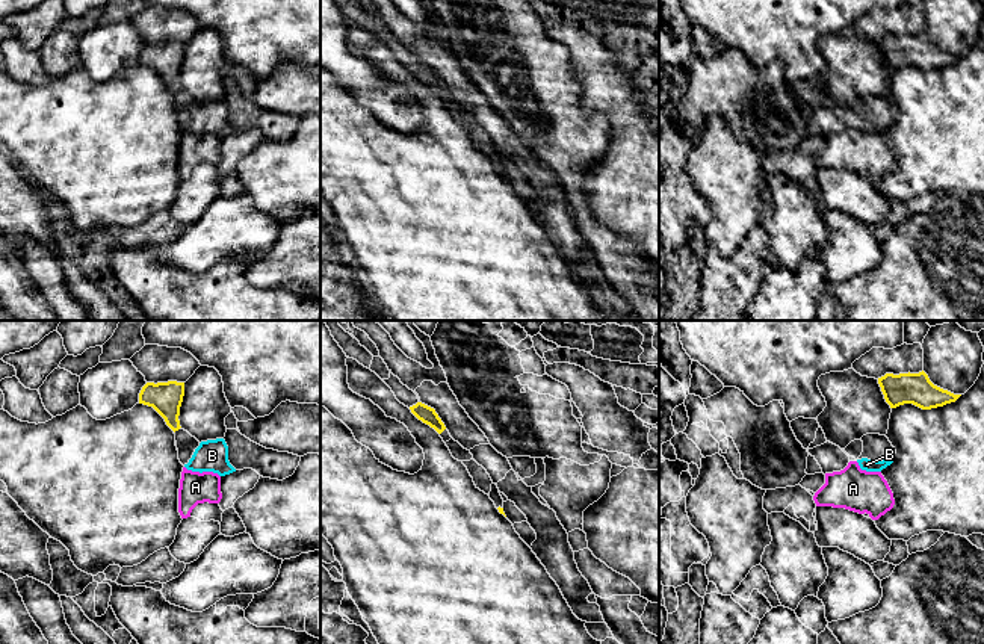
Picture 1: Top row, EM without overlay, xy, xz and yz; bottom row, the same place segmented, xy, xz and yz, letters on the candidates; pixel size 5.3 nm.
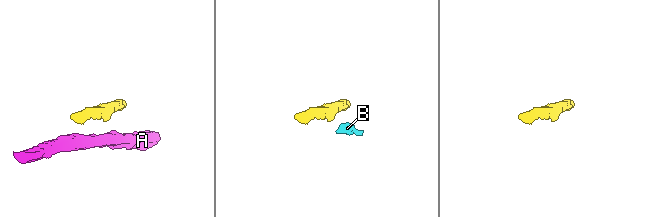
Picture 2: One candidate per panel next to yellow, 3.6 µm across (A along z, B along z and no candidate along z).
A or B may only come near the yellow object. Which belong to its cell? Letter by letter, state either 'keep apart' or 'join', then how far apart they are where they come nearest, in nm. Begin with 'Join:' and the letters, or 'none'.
Join: none
A: keep apart; gap 200 nm
B: keep apart; gap 140 nm

